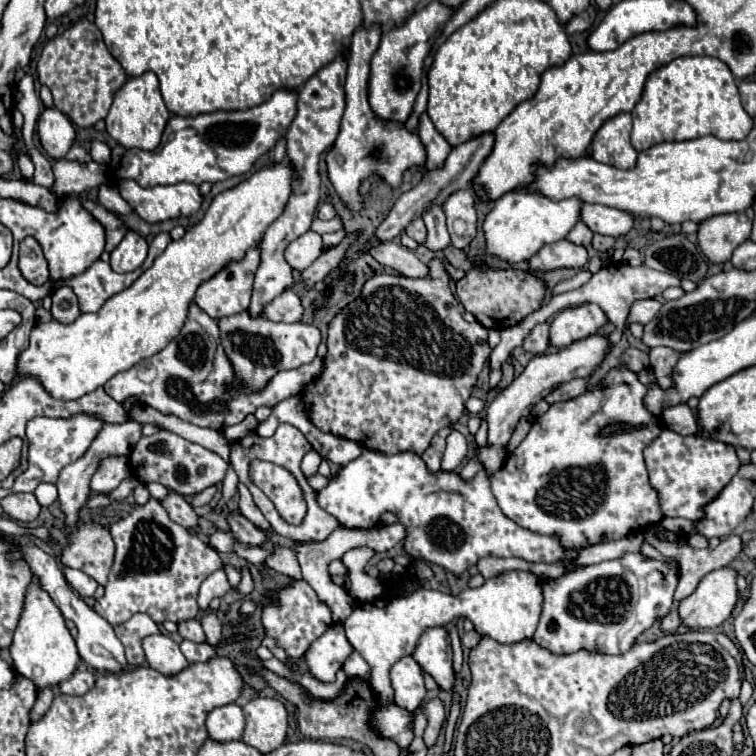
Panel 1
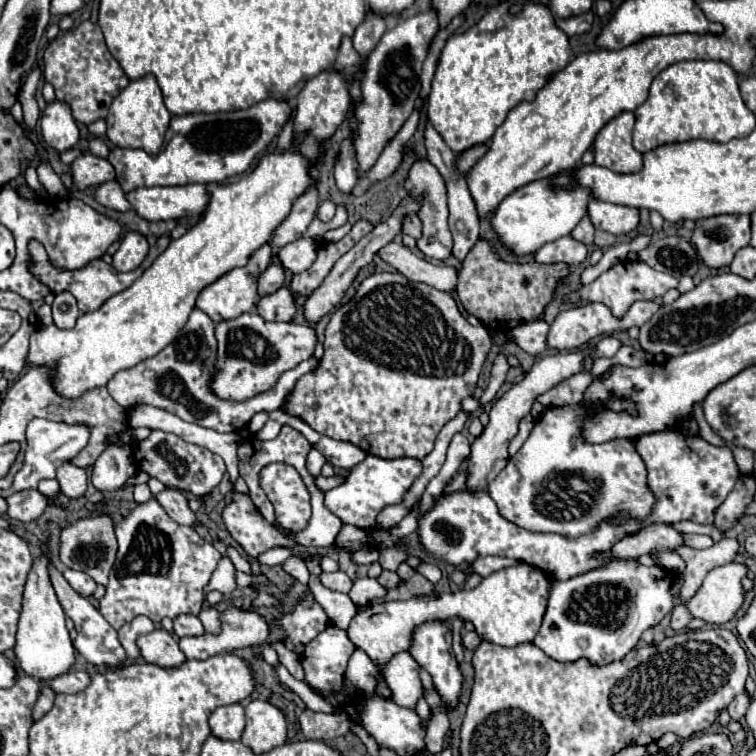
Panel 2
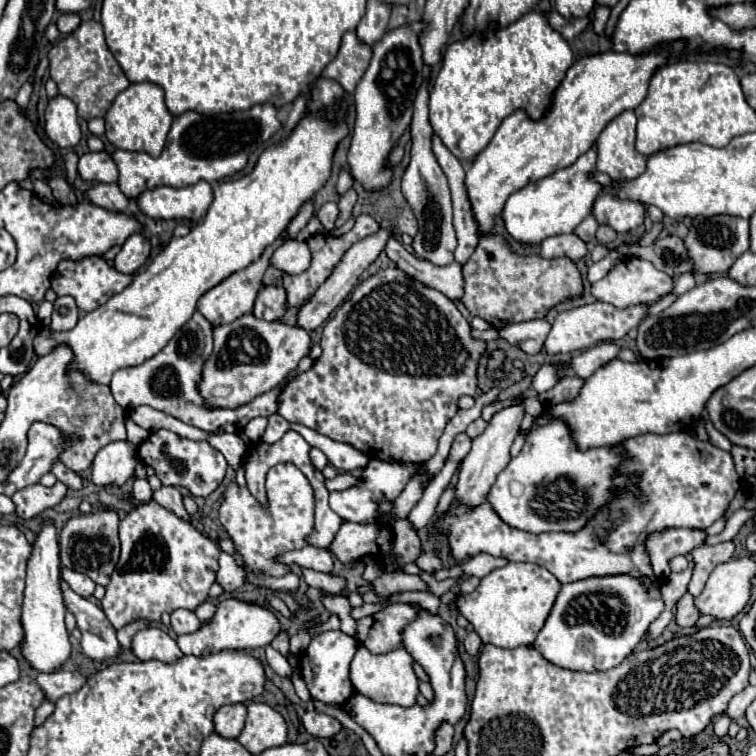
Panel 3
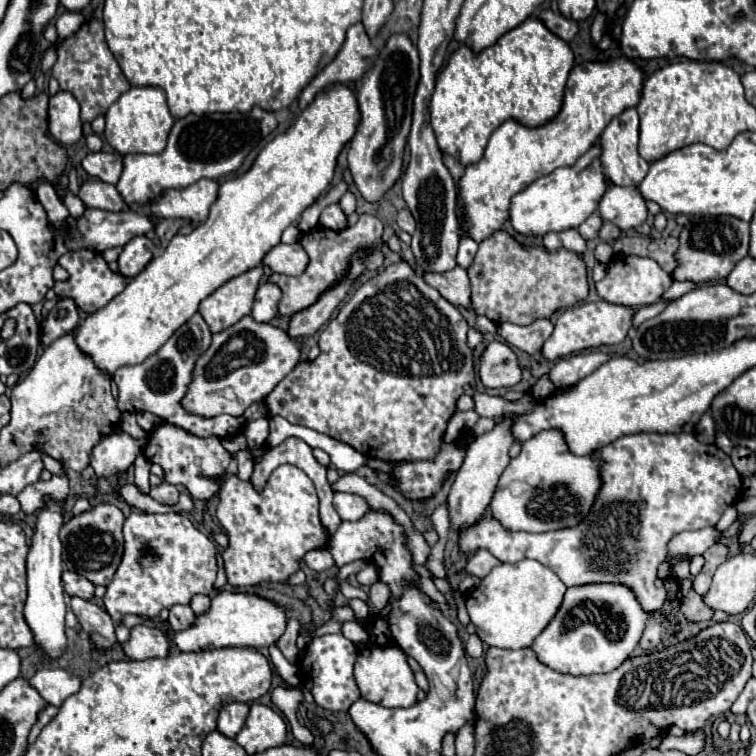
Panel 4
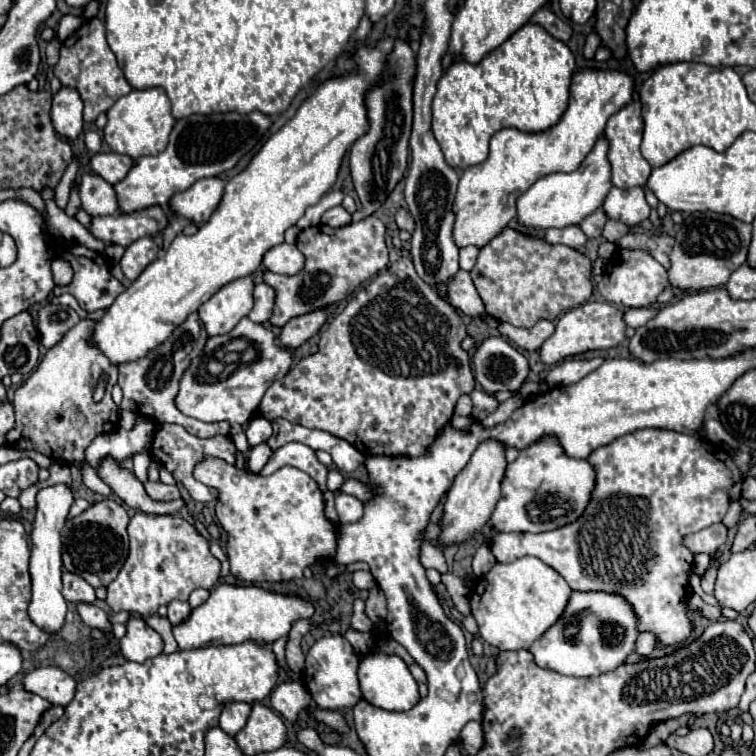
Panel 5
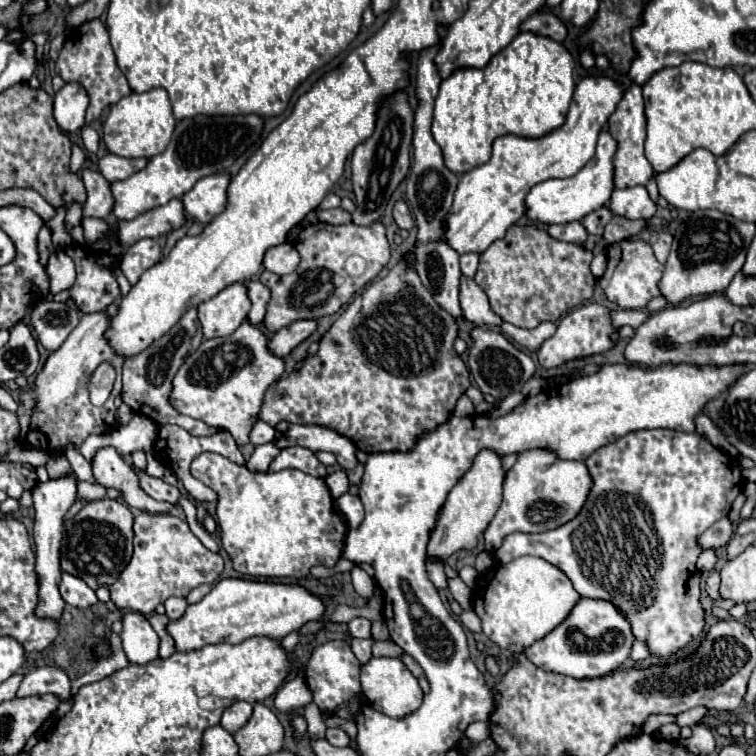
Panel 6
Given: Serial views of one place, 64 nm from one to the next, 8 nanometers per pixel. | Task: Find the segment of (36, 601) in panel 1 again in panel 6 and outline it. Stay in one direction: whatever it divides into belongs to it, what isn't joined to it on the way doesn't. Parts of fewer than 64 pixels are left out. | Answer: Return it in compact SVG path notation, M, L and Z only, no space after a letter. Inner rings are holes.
M68 474L62 478L50 478L46 482L38 482L32 490L36 522L34 522L34 542L36 542L36 572L40 578L40 604L38 616L58 620L62 616L64 600L58 592L60 582L60 540L62 540L62 518L68 508L74 504L76 494L76 476Z

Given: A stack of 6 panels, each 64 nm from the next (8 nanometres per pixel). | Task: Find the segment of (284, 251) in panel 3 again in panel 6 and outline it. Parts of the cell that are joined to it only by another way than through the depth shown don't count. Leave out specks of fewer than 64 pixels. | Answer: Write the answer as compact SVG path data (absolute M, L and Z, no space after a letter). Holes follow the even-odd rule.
M290 242L274 246L264 254L264 268L268 272L274 272L274 274L290 274L290 272L294 272L298 262L300 262L300 254Z

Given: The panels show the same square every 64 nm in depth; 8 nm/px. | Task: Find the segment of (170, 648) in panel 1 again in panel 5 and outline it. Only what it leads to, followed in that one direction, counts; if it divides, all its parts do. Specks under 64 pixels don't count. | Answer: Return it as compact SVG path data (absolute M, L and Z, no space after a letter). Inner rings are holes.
M130 616L126 622L126 634L120 638L120 650L126 660L146 662L162 654L162 638L142 618Z

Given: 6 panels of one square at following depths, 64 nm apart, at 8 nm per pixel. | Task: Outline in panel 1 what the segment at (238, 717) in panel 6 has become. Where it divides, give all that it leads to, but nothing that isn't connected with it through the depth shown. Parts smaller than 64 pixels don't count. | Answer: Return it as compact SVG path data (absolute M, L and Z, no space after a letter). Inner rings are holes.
M226 704L214 708L206 718L208 736L218 742L240 740L244 732L244 712L238 704Z

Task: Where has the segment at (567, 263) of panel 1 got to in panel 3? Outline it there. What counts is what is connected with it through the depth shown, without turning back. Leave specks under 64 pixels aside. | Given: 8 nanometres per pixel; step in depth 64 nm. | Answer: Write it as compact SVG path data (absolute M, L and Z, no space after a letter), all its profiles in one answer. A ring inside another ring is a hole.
M560 234L560 236L550 236L542 242L540 254L544 258L558 258L558 256L568 256L572 260L580 260L586 256L586 244L574 234Z

